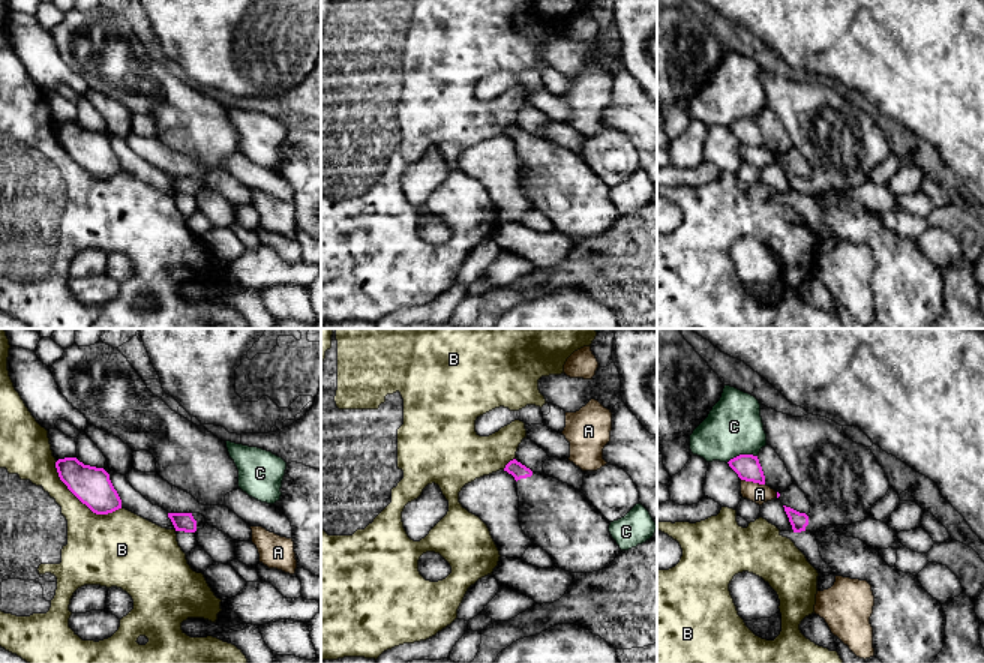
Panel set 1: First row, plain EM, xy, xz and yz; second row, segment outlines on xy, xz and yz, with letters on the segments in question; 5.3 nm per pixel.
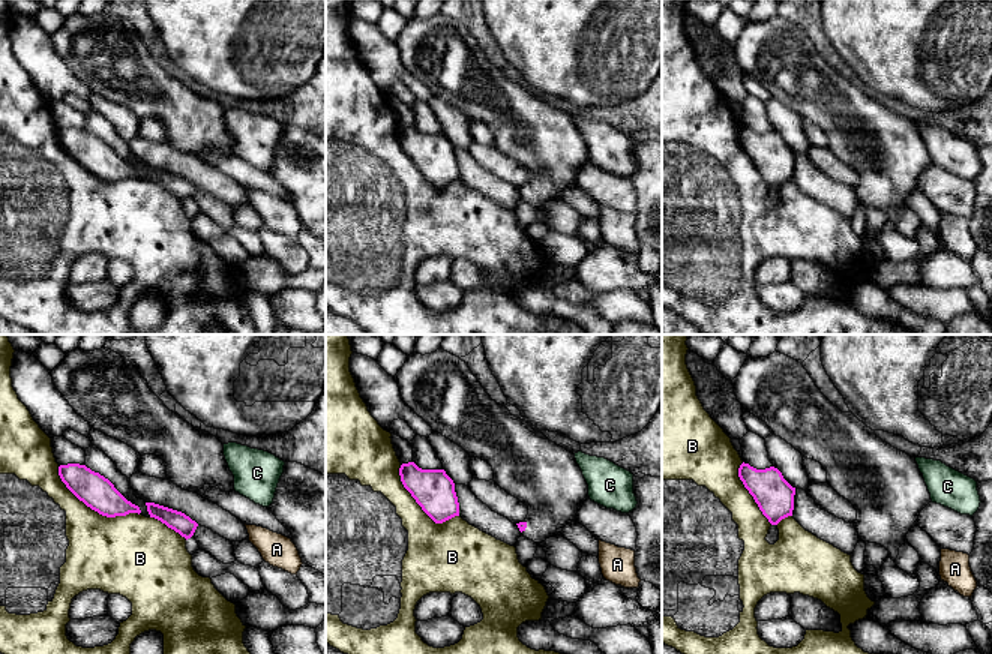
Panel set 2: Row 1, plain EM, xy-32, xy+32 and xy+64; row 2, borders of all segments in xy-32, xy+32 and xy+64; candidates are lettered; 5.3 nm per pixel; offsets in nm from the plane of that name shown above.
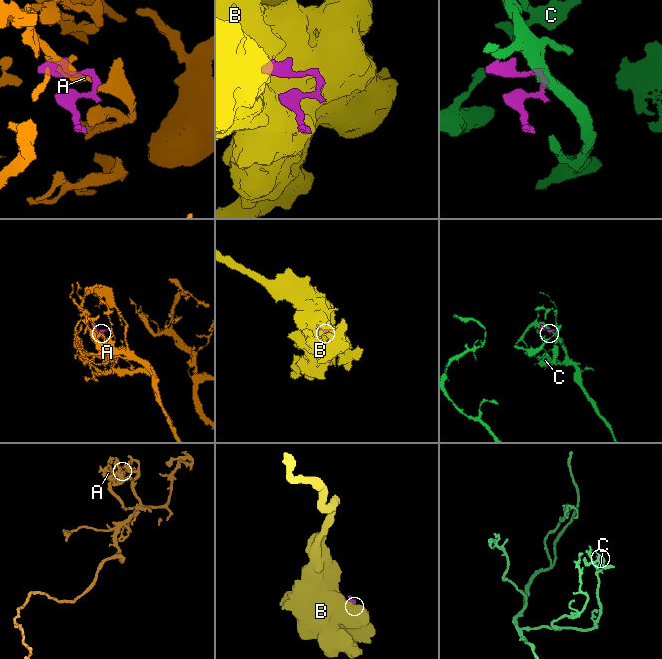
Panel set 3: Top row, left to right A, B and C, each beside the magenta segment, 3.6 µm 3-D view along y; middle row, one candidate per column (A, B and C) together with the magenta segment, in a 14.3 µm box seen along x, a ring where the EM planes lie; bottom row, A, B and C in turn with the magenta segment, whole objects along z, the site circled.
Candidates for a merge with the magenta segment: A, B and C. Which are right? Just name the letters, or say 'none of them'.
none of them

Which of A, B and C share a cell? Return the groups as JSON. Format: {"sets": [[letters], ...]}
{"sets": [["A"], ["B"], ["C"]]}

